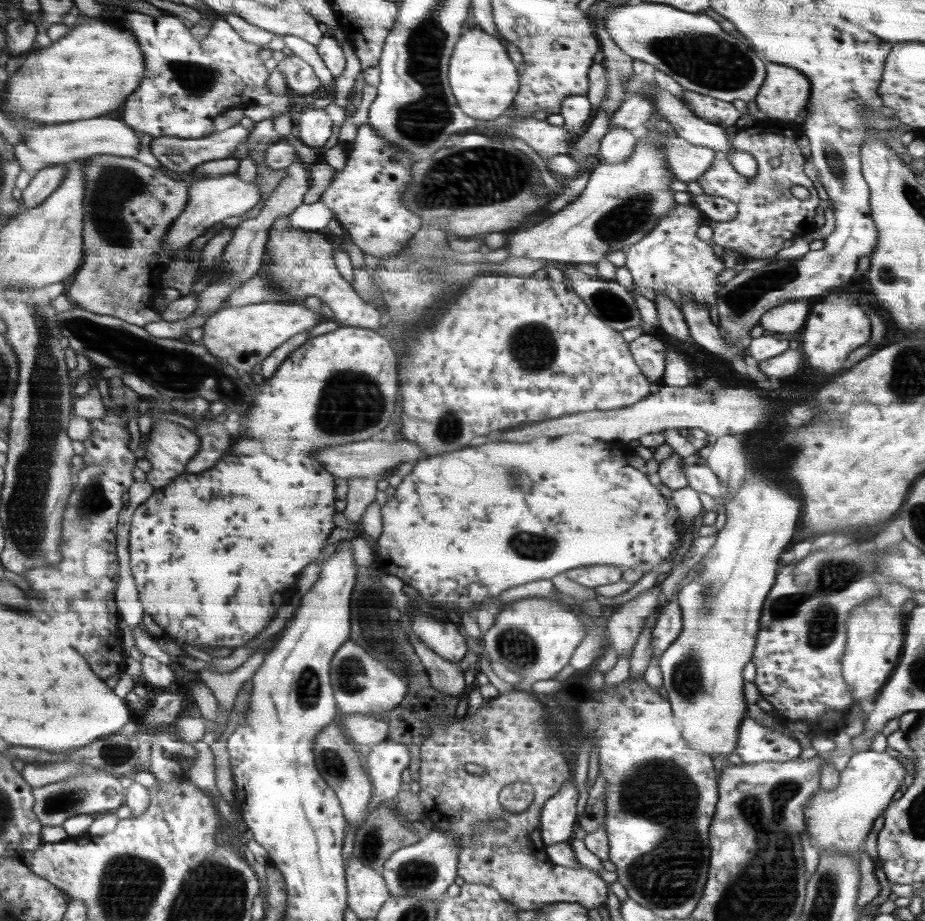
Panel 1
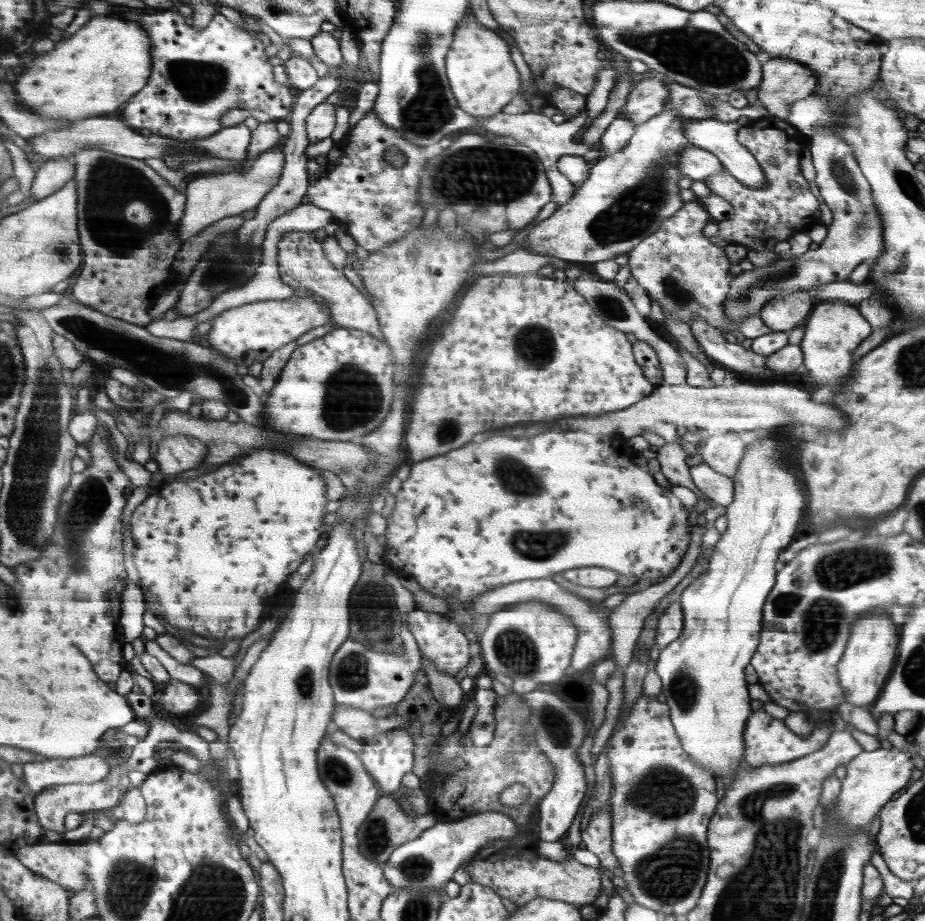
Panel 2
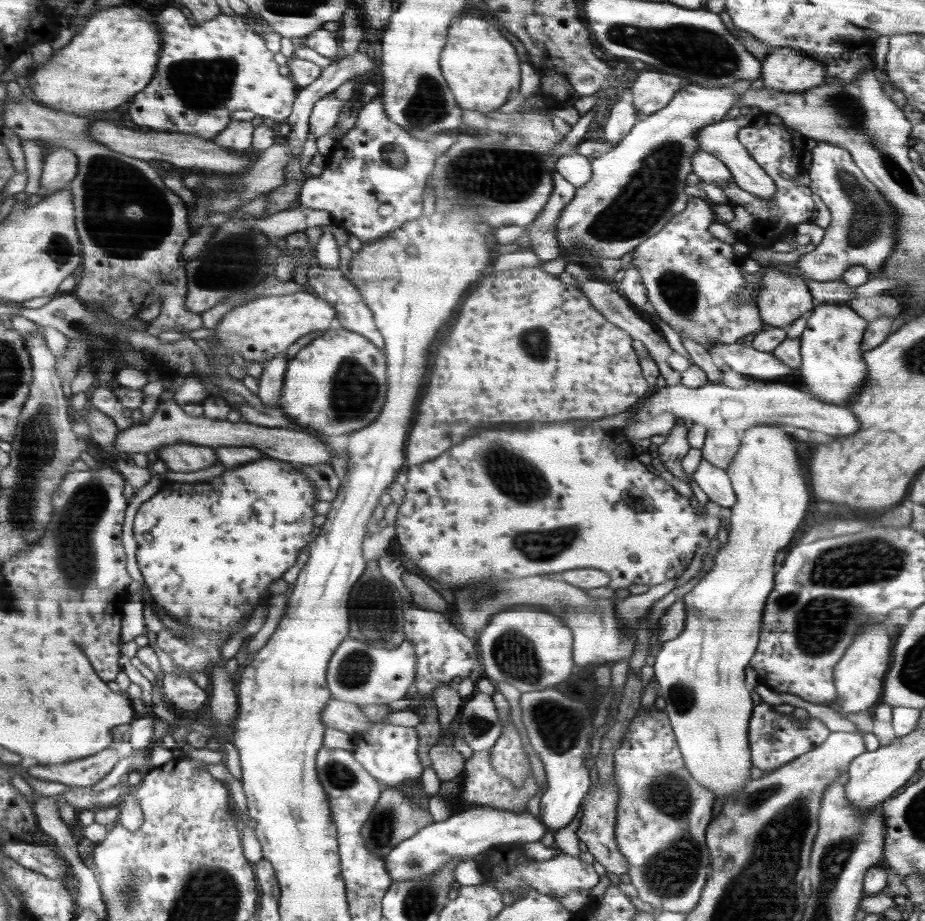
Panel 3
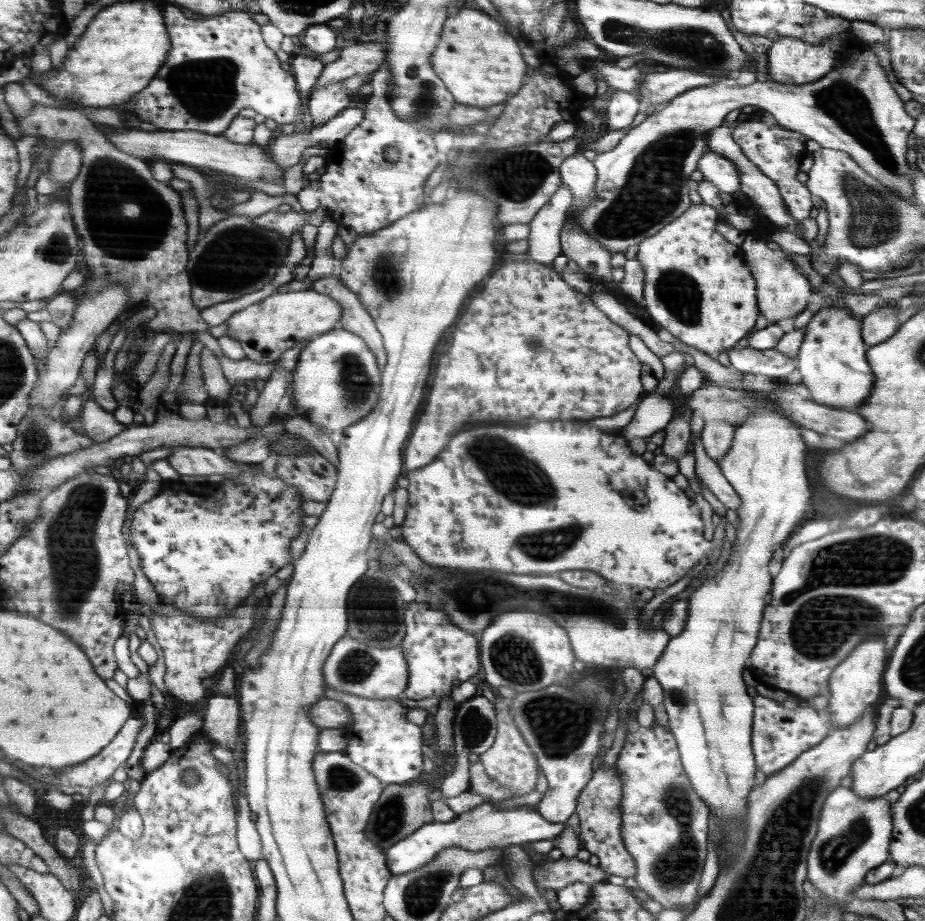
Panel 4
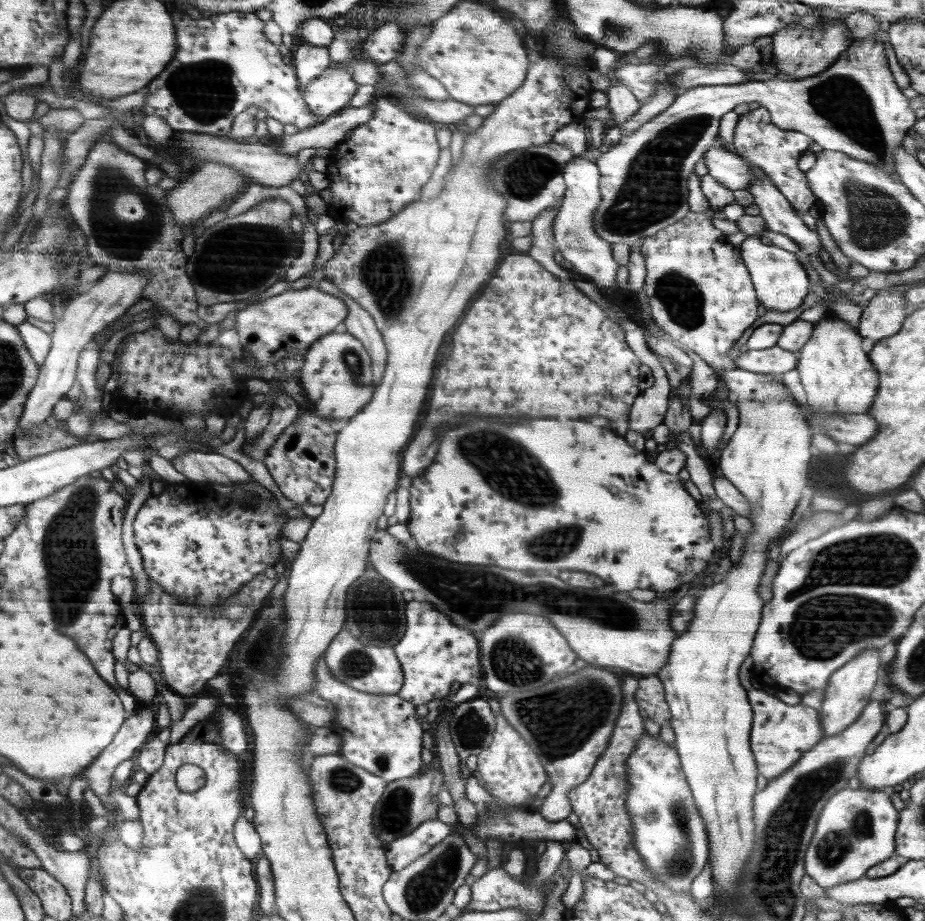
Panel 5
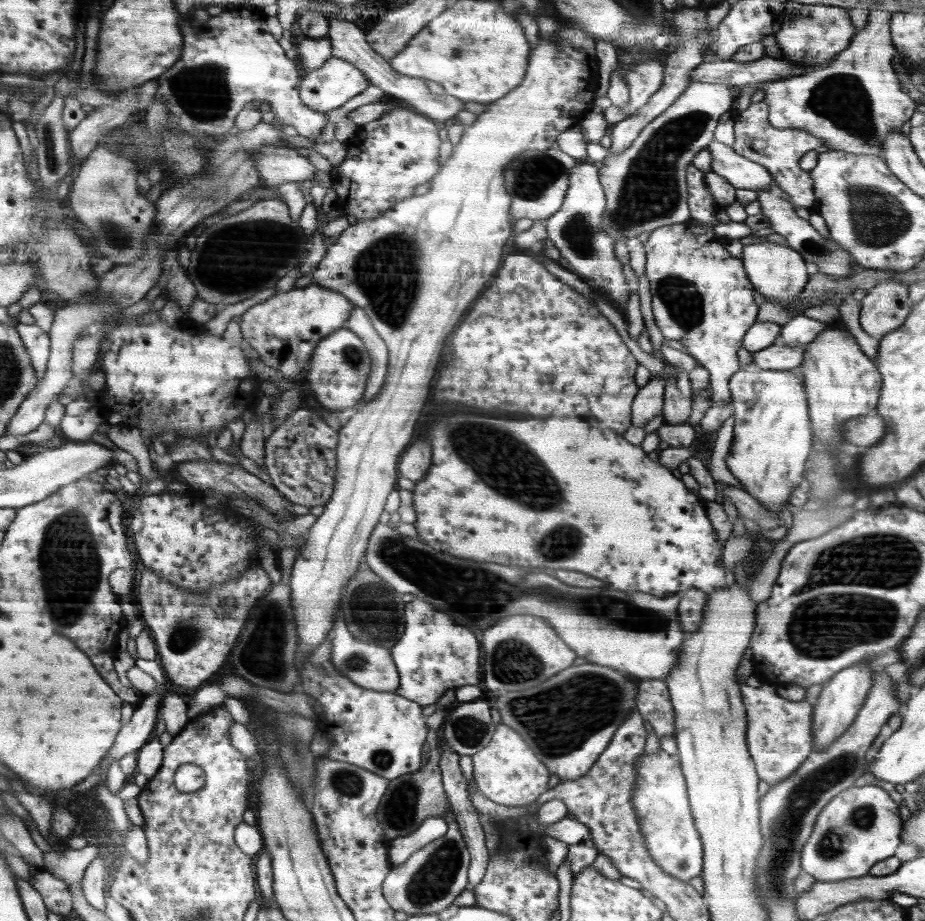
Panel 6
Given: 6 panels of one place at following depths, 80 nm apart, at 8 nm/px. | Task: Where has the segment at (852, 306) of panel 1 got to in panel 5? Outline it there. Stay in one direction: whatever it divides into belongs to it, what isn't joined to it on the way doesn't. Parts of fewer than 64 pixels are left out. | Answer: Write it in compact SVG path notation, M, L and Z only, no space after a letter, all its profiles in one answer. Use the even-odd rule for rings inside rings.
M828 315L814 323L810 338L799 350L798 370L810 412L835 414L862 414L870 411L879 392L875 365L862 350L862 336L851 324Z

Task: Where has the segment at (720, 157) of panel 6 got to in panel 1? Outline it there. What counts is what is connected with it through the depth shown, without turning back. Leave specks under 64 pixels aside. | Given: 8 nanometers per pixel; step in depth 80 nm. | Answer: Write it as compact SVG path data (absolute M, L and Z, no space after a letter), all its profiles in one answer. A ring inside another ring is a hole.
M662 133L662 136L658 136L658 141L662 143L665 161L676 181L696 181L712 166L715 150L691 144L677 135L668 138Z

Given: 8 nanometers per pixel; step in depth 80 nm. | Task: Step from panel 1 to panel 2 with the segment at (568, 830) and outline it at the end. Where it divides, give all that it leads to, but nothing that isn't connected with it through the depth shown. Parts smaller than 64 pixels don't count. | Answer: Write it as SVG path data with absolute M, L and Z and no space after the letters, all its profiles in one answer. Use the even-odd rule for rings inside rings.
M536 690L522 695L524 701L531 706L531 719L528 726L532 728L533 738L536 739L538 748L549 758L555 768L555 784L553 789L543 798L538 808L540 820L539 838L544 842L560 841L560 838L568 832L574 816L578 814L580 800L584 798L586 792L586 780L584 772L578 762L578 748L584 740L584 728L586 720L576 714L574 710L570 712L568 704L562 702L556 694ZM570 722L572 722L572 742L570 742Z

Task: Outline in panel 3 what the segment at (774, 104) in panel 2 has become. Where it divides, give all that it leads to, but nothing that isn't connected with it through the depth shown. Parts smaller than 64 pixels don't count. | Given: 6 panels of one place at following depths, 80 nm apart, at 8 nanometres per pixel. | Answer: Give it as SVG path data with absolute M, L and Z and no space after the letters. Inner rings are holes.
M779 46L770 48L760 78L764 82L763 88L786 93L804 92L823 83L826 70L823 62L812 60L804 50Z

